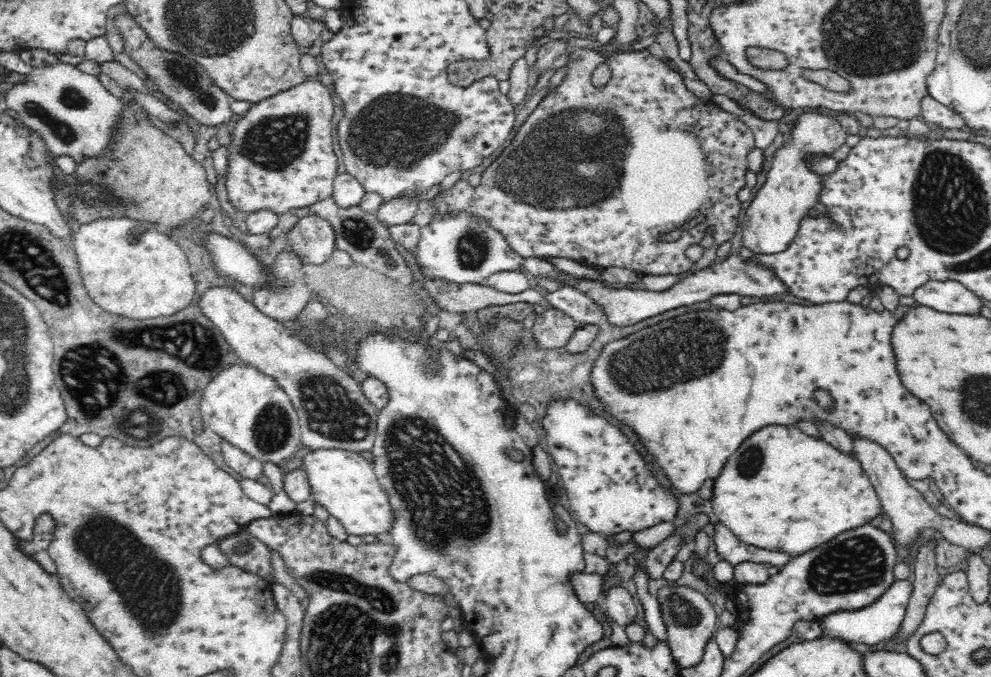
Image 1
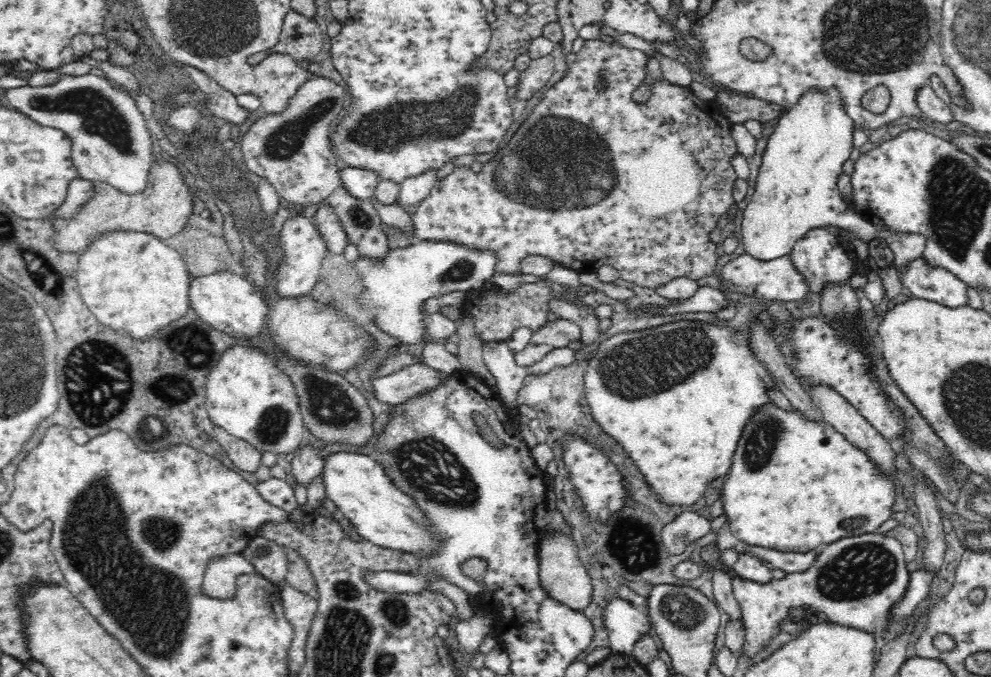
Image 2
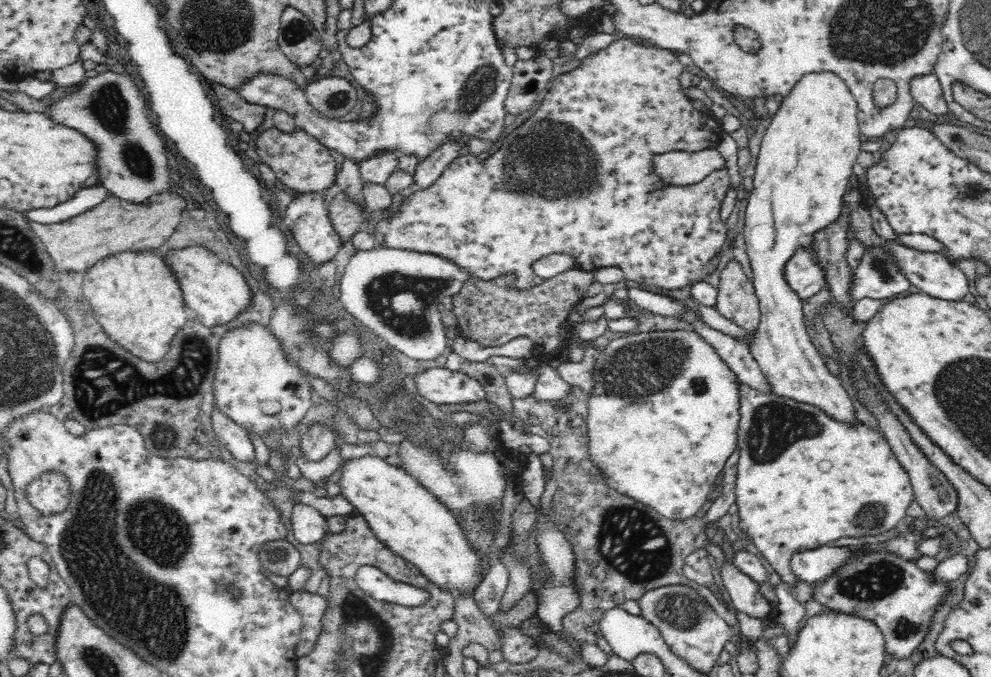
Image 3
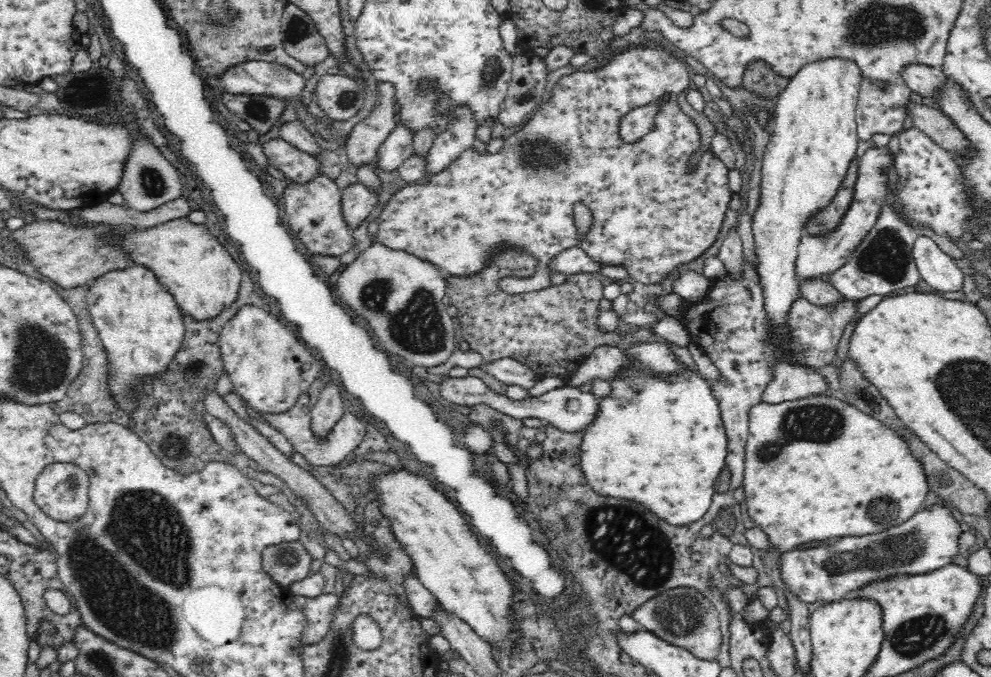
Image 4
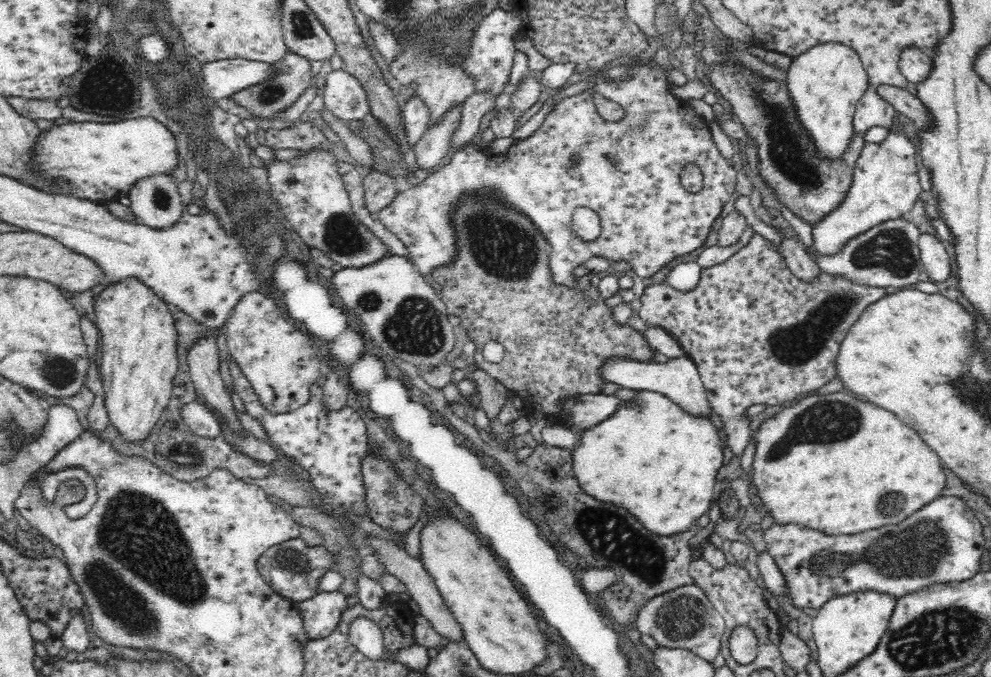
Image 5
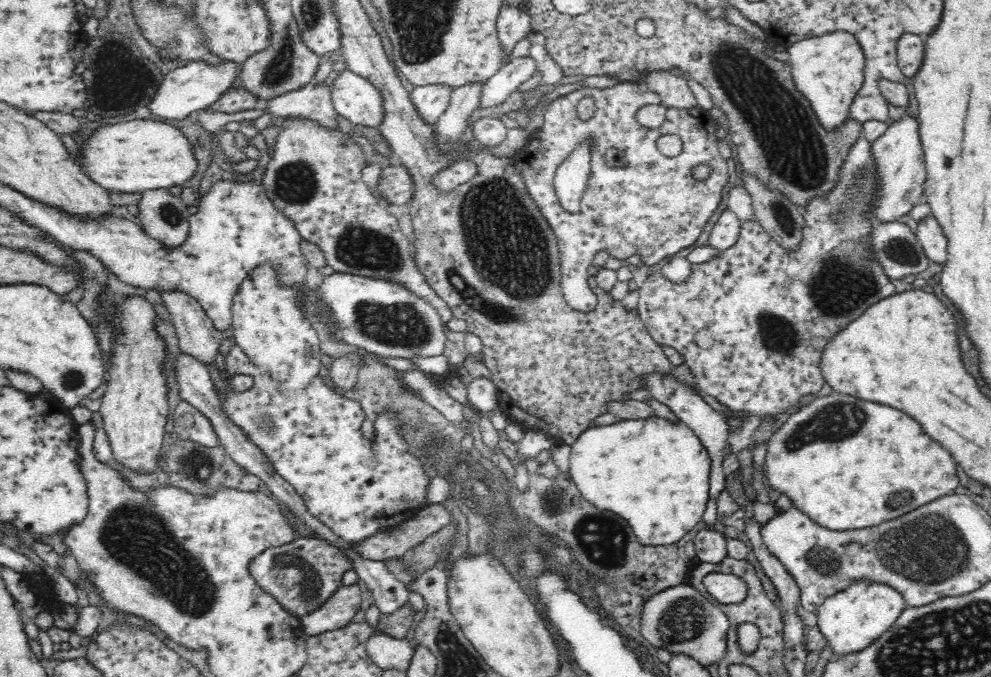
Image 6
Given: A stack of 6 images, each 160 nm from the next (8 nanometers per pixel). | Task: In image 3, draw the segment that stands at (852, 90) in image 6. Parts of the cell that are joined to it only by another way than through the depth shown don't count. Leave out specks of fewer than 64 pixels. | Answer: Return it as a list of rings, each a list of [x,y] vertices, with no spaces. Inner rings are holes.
[[[825,70],[802,75],[792,90],[783,97],[778,112],[772,117],[763,136],[754,176],[754,189],[747,194],[746,222],[743,236],[749,256],[753,286],[761,310],[760,322],[748,334],[740,326],[720,314],[715,306],[696,304],[702,320],[712,329],[738,338],[742,341],[757,362],[763,377],[766,378],[770,392],[776,396],[791,398],[798,402],[822,407],[831,418],[842,422],[858,422],[853,402],[848,392],[840,384],[837,375],[826,366],[824,358],[818,353],[806,332],[802,315],[803,298],[787,282],[785,266],[799,249],[798,240],[802,236],[814,234],[833,223],[842,212],[842,198],[852,183],[852,168],[861,152],[861,130],[857,119],[857,102],[838,73]]]

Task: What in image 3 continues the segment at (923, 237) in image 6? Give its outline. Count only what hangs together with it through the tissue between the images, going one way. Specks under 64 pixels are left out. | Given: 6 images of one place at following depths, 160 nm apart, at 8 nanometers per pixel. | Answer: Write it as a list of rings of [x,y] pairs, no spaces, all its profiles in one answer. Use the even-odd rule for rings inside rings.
[[[900,243],[888,244],[888,247],[898,257],[898,265],[902,267],[902,273],[912,282],[912,285],[920,289],[920,292],[947,301],[962,300],[970,292],[968,278],[948,256],[939,252],[923,251]]]

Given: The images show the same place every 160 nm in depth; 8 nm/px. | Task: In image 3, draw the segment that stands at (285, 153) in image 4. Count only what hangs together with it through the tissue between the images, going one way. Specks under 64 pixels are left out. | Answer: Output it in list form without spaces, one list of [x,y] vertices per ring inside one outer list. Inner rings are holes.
[[[276,126],[259,135],[257,154],[272,168],[276,179],[298,193],[323,192],[335,184],[336,163],[330,149],[318,143],[315,138],[297,129],[293,134],[281,133]]]

